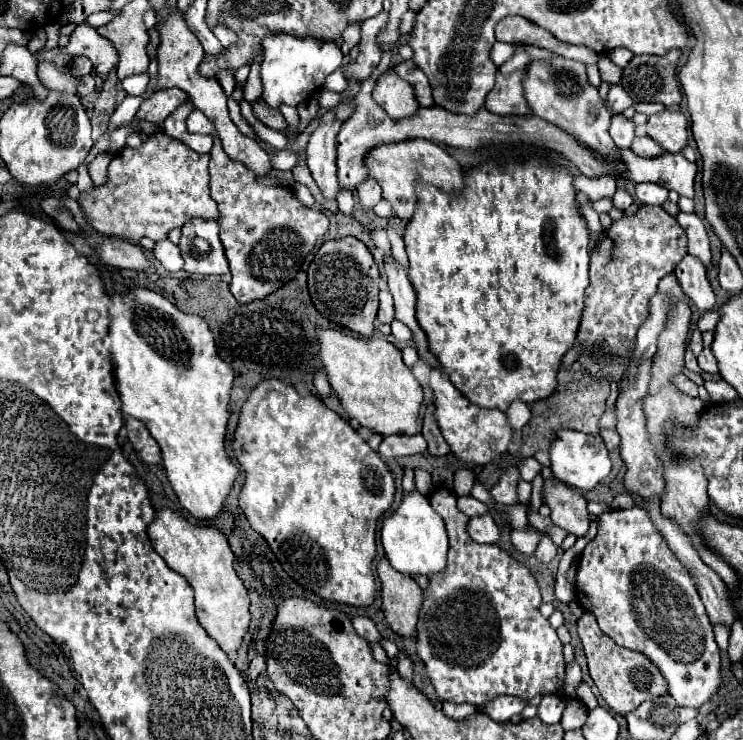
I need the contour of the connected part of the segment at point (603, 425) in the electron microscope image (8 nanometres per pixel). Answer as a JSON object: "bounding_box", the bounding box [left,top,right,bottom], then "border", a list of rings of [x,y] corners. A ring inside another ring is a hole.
{"bounding_box":[598,407,616,429],"border":[[[606,407],[604,415],[598,421],[598,429],[616,429],[616,409]]]}

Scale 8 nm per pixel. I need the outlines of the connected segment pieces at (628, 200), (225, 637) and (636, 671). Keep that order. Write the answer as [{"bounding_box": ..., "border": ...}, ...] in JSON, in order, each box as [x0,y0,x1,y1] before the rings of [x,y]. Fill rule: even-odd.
[{"bounding_box":[614,187,632,211],"border":[[[618,187],[618,191],[614,193],[614,207],[618,207],[620,211],[624,211],[630,205],[632,205],[632,195],[626,189]]]},{"bounding_box":[148,507,248,655],"border":[[[162,507],[156,509],[154,521],[148,525],[148,537],[156,553],[166,561],[166,565],[186,577],[186,581],[196,591],[196,617],[206,633],[232,655],[242,645],[248,631],[248,593],[234,571],[234,555],[230,553],[228,539],[212,525],[190,523],[176,511]]]},{"bounding_box":[578,611,668,715],"border":[[[586,611],[578,619],[578,635],[582,639],[584,653],[588,657],[590,677],[596,683],[602,699],[608,703],[612,711],[626,715],[628,711],[634,711],[642,701],[656,699],[668,693],[668,687],[664,685],[664,675],[660,673],[660,669],[656,669],[656,665],[652,665],[652,661],[648,661],[644,653],[630,651],[626,647],[616,645],[606,633],[600,631],[596,617],[592,617],[592,613]]]}]

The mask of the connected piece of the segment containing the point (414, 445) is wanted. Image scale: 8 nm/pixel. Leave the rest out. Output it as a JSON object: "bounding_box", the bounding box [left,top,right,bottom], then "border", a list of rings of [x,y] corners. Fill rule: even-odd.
{"bounding_box":[378,435,428,459],"border":[[[388,435],[378,447],[378,453],[386,459],[396,459],[404,455],[424,453],[428,449],[426,439],[422,435]]]}

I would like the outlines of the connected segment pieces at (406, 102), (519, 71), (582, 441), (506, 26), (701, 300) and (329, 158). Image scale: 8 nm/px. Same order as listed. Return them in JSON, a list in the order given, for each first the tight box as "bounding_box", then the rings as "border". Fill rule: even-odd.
[{"bounding_box":[372,67,420,119],"border":[[[390,67],[374,85],[372,99],[386,109],[392,119],[410,117],[420,107],[416,103],[412,87]]]},{"bounding_box":[486,51,532,115],"border":[[[524,51],[514,53],[496,75],[496,87],[488,93],[486,109],[498,115],[530,115],[532,109],[528,107],[522,95],[522,77],[524,69],[530,63],[530,57]]]},{"bounding_box":[550,429,612,491],"border":[[[564,429],[564,433],[556,433],[556,441],[552,441],[550,445],[550,463],[556,479],[560,479],[570,487],[578,487],[582,491],[594,489],[610,473],[610,467],[612,467],[608,459],[608,449],[602,437],[576,433],[574,429]]]},{"bounding_box":[496,17,600,65],"border":[[[504,17],[496,25],[496,41],[542,47],[542,49],[548,49],[556,55],[578,59],[584,65],[596,63],[598,57],[600,57],[598,53],[594,53],[586,47],[576,47],[576,45],[570,45],[570,43],[558,41],[548,29],[536,25],[528,19],[522,19],[522,17]]]},{"bounding_box":[676,255,714,311],"border":[[[686,255],[678,267],[676,267],[676,277],[684,289],[684,293],[694,301],[694,305],[700,311],[710,311],[714,307],[714,291],[710,287],[710,281],[706,279],[706,269],[702,261],[696,261],[696,257]]]},{"bounding_box":[306,113,342,199],"border":[[[334,113],[320,115],[320,125],[310,135],[306,147],[308,169],[326,199],[334,199],[342,189],[336,179],[336,137],[340,133],[340,125],[342,121]]]}]

